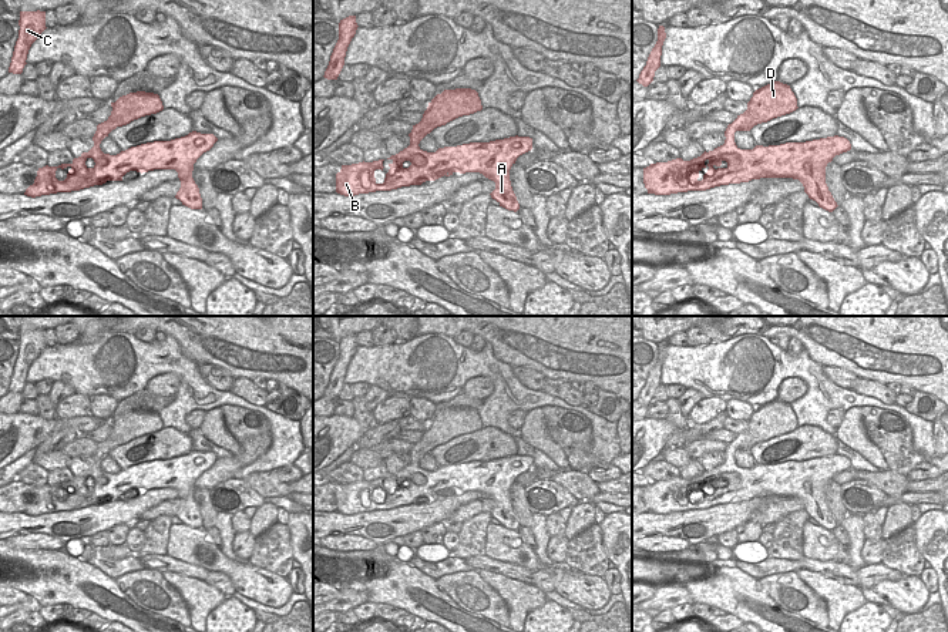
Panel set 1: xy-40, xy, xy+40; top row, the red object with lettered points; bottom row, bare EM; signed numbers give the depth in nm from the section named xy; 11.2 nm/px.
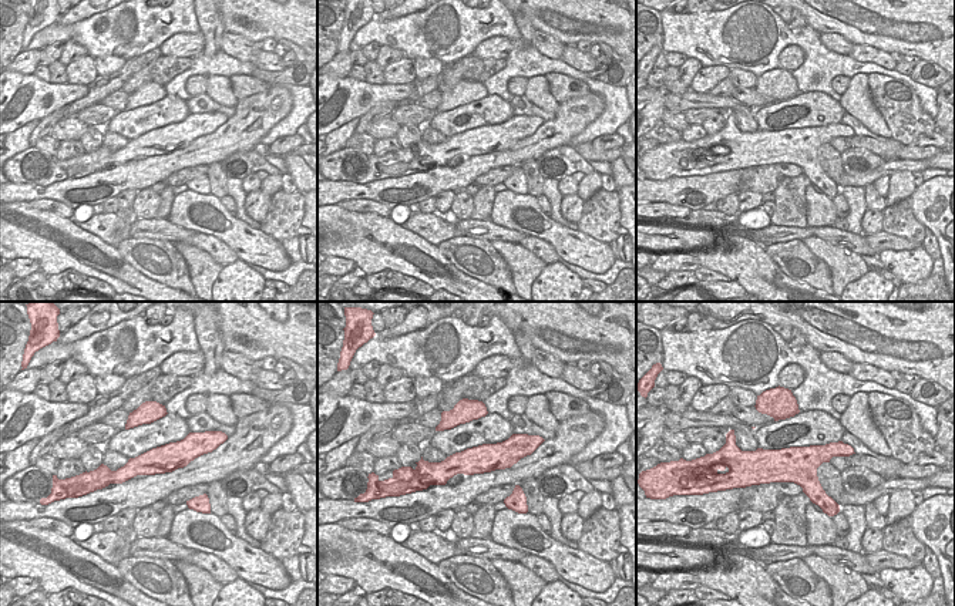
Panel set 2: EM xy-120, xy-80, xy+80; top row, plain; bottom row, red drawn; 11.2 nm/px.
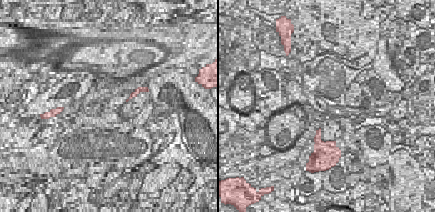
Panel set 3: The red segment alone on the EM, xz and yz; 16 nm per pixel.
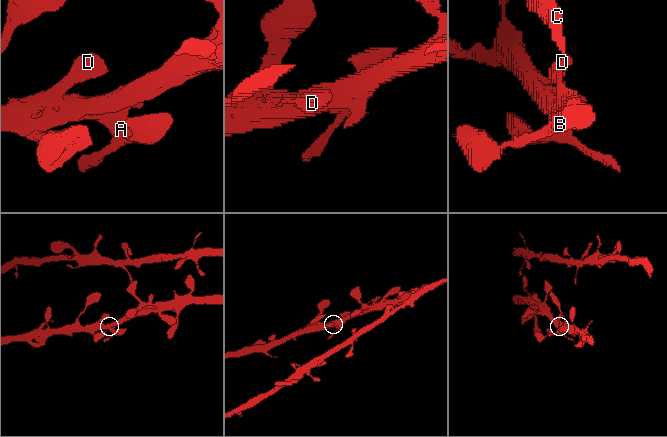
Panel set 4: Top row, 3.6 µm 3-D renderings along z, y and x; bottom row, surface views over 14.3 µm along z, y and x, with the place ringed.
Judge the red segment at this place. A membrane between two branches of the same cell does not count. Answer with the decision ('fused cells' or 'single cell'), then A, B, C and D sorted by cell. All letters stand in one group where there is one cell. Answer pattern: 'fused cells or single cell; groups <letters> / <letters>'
single cell; groups A B C D

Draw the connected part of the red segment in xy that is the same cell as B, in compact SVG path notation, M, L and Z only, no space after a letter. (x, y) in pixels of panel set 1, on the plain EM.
M471 407L444 409L437 413L423 433L418 443L413 444L410 464L387 478L390 488L384 501L377 502L374 490L383 490L383 480L342 484L336 493L336 511L344 515L391 510L401 505L421 504L450 495L454 491L480 491L495 501L490 512L500 525L517 531L520 522L512 510L510 488L517 477L532 468L532 457L510 455L490 461L470 461L457 465L438 467L436 471L423 470L418 463L434 447L447 441L481 430L478 411Z

